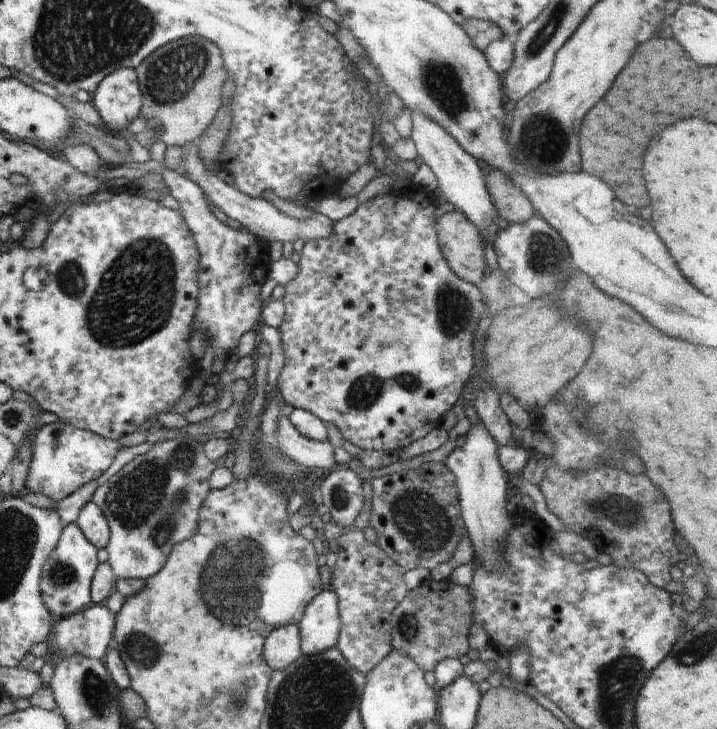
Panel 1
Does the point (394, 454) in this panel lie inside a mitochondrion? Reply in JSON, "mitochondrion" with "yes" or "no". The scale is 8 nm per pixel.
{"mitochondrion":"no"}

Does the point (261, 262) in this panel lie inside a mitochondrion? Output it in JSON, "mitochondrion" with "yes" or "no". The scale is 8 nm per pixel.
{"mitochondrion":"no"}

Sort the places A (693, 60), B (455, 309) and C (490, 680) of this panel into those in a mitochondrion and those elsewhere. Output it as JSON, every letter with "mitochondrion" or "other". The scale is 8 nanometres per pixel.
{"A":"other","B":"mitochondrion","C":"other"}

